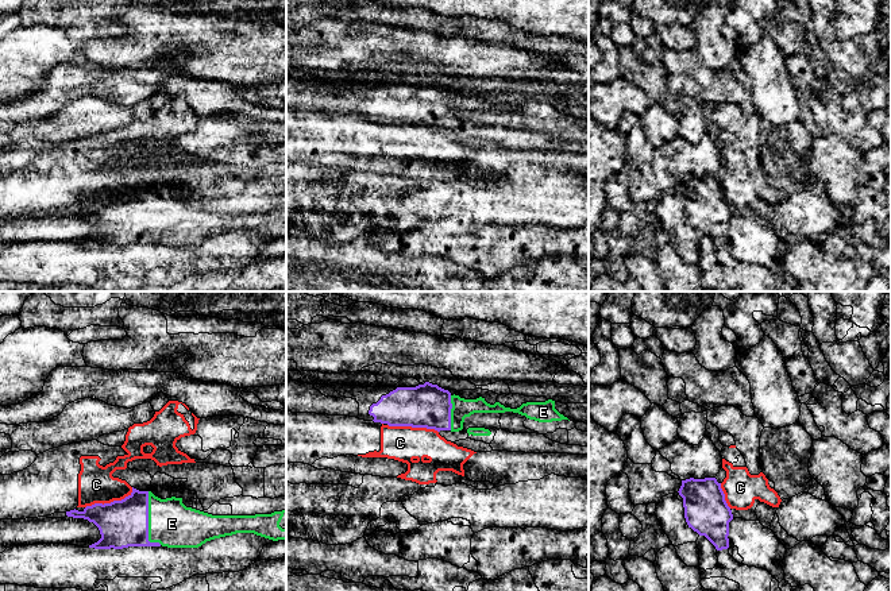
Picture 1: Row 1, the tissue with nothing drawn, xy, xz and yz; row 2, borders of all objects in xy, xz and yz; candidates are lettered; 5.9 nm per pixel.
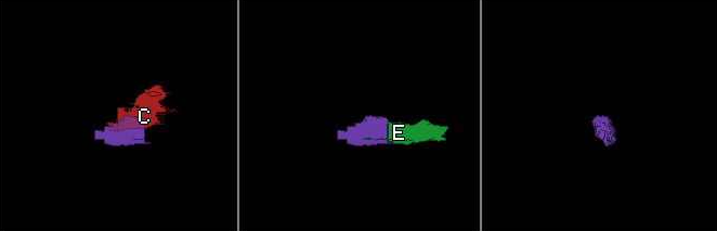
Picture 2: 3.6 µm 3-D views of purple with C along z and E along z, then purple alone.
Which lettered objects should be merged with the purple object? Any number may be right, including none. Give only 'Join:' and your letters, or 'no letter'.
Join: E

